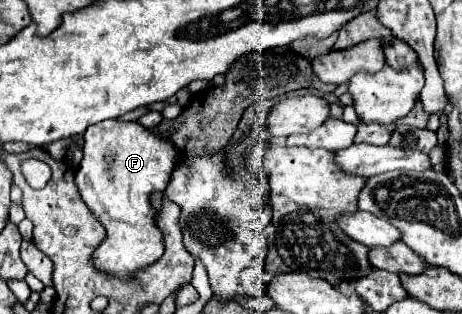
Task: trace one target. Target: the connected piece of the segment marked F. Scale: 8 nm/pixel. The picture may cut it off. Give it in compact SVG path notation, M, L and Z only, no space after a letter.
M101 121L99 127L87 129L83 139L83 161L75 173L75 183L83 203L105 227L105 239L93 251L91 263L111 277L129 281L165 253L151 195L163 191L171 181L179 151L169 139L143 127L139 121Z

